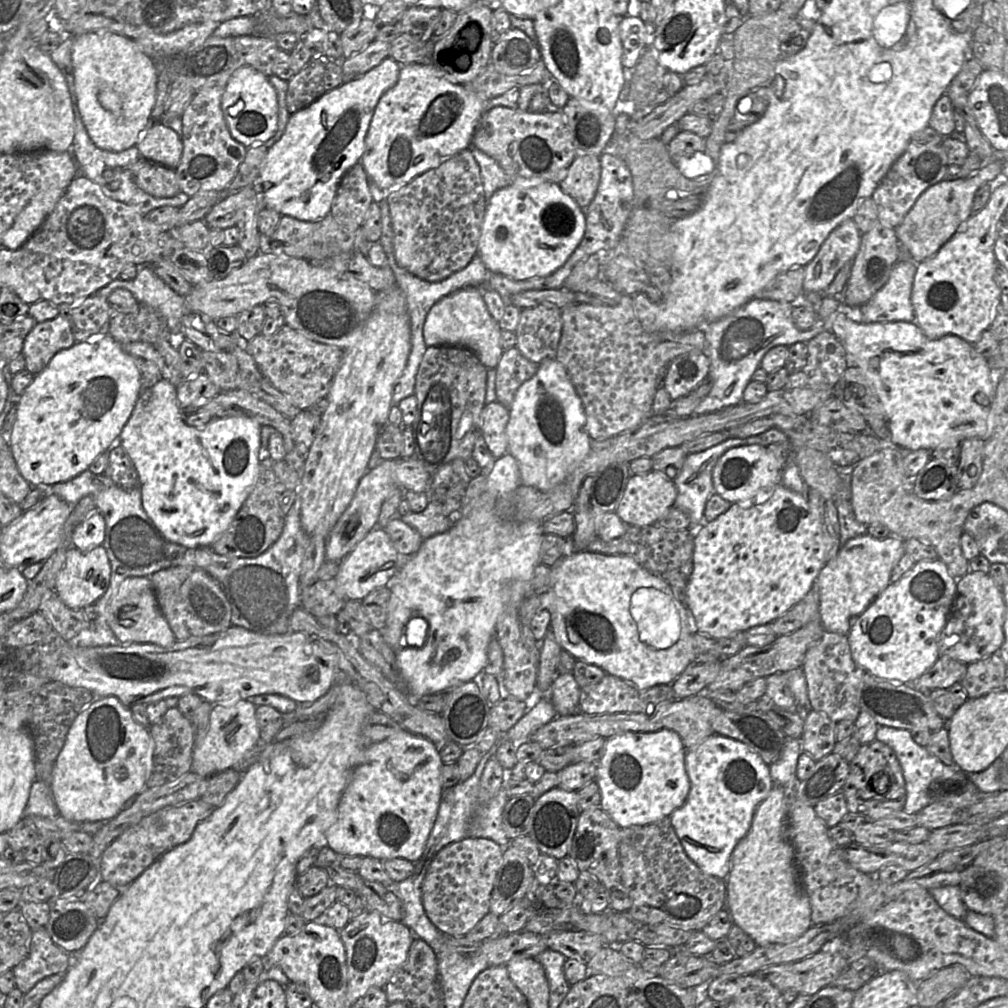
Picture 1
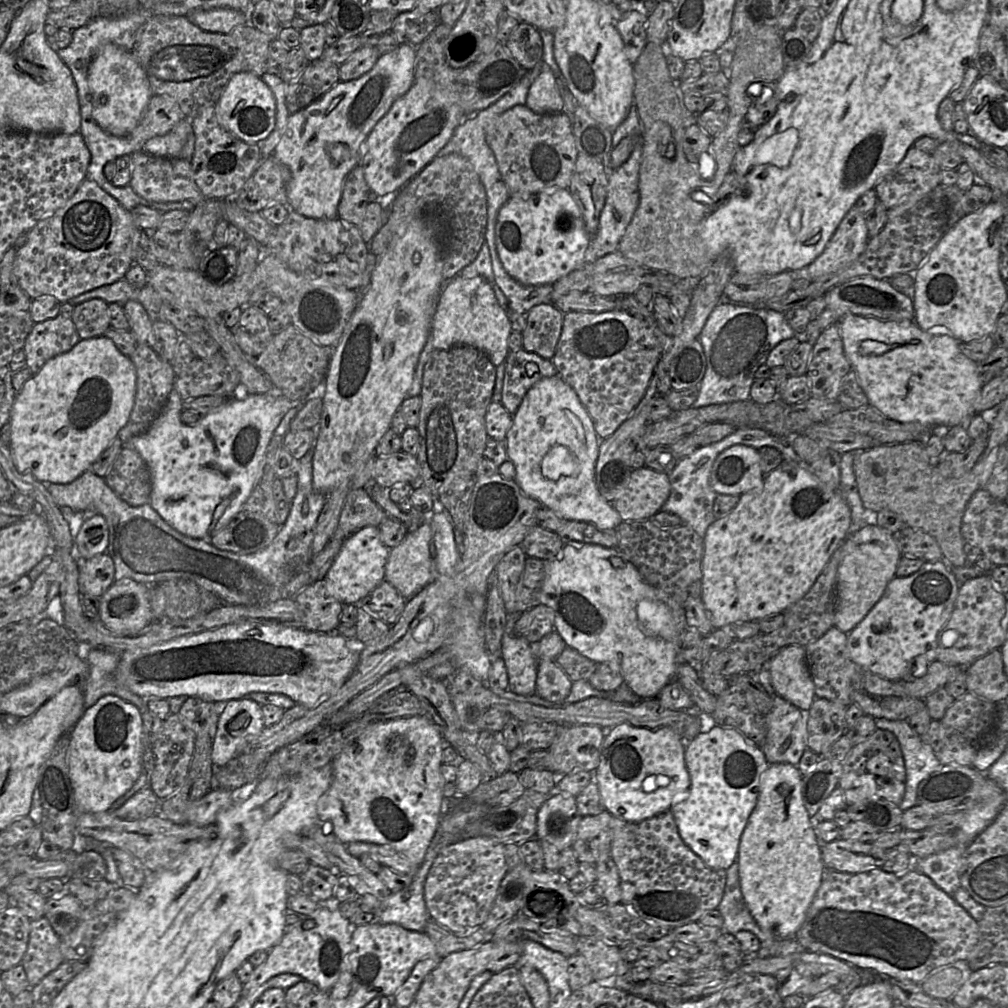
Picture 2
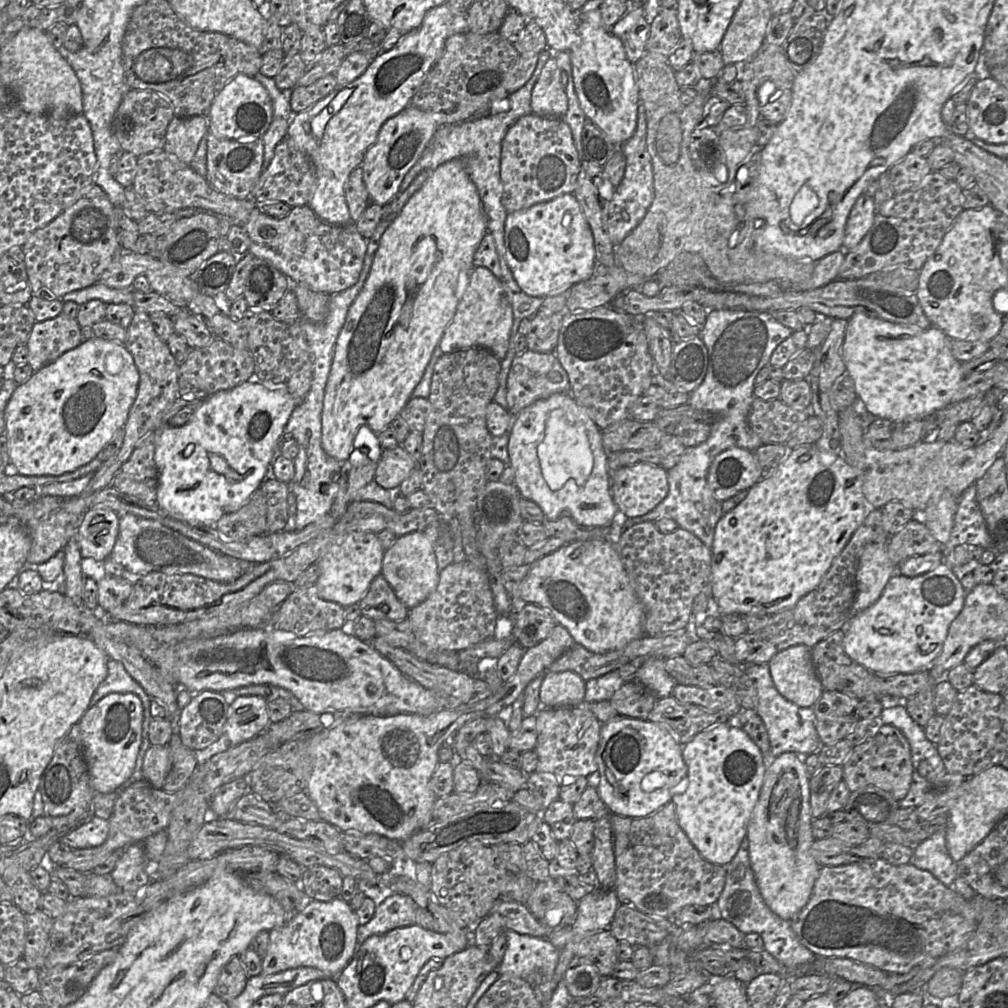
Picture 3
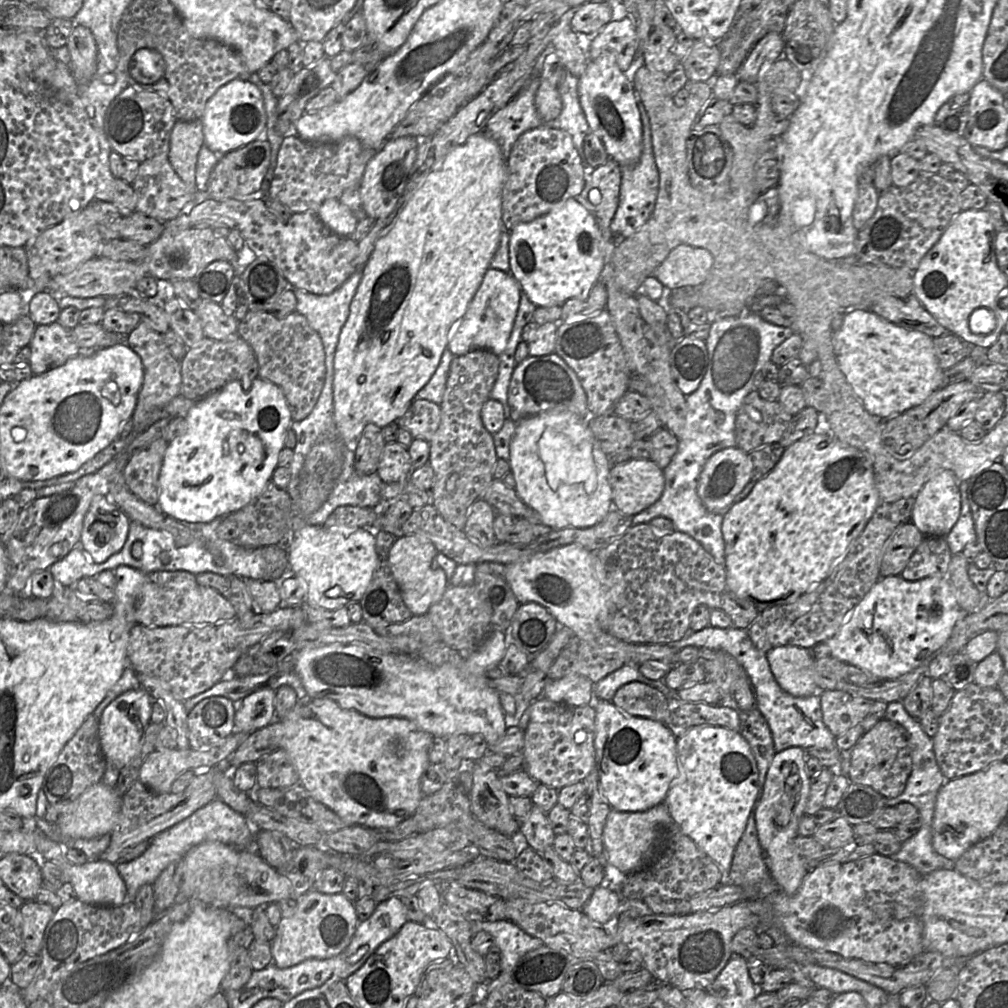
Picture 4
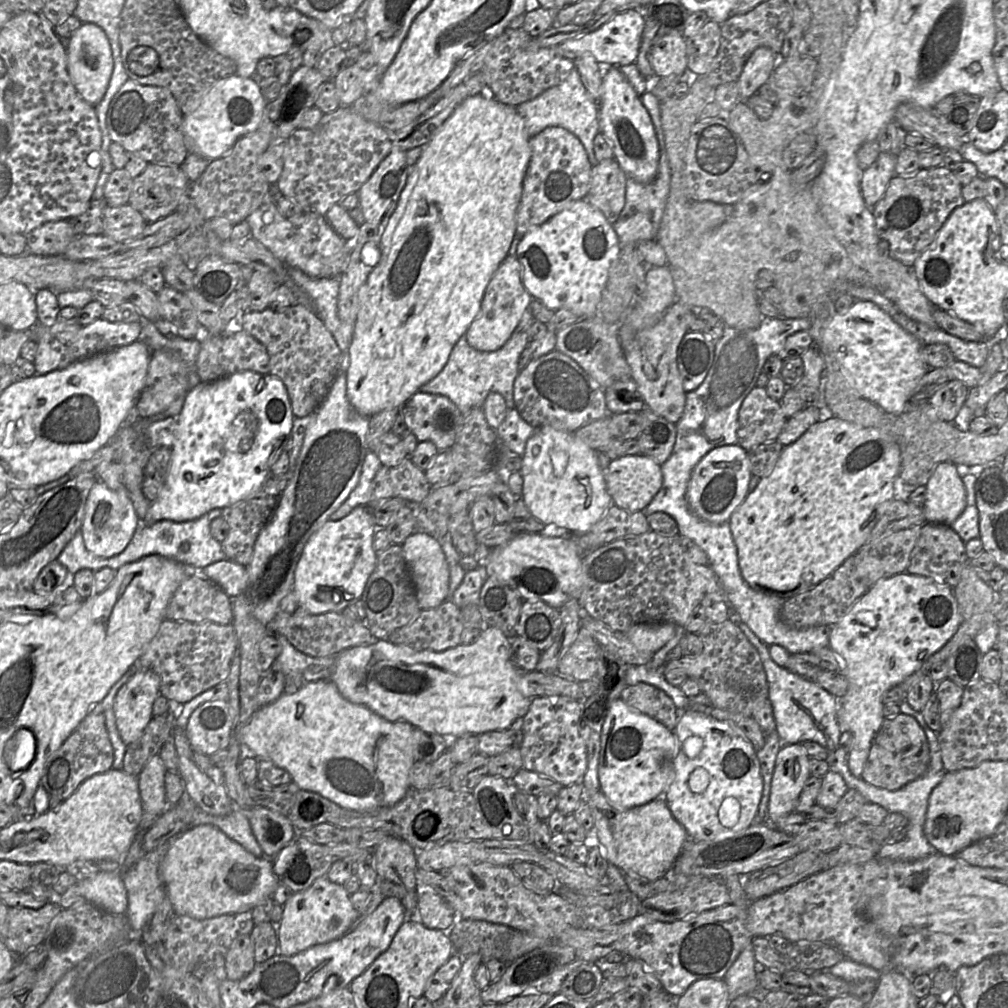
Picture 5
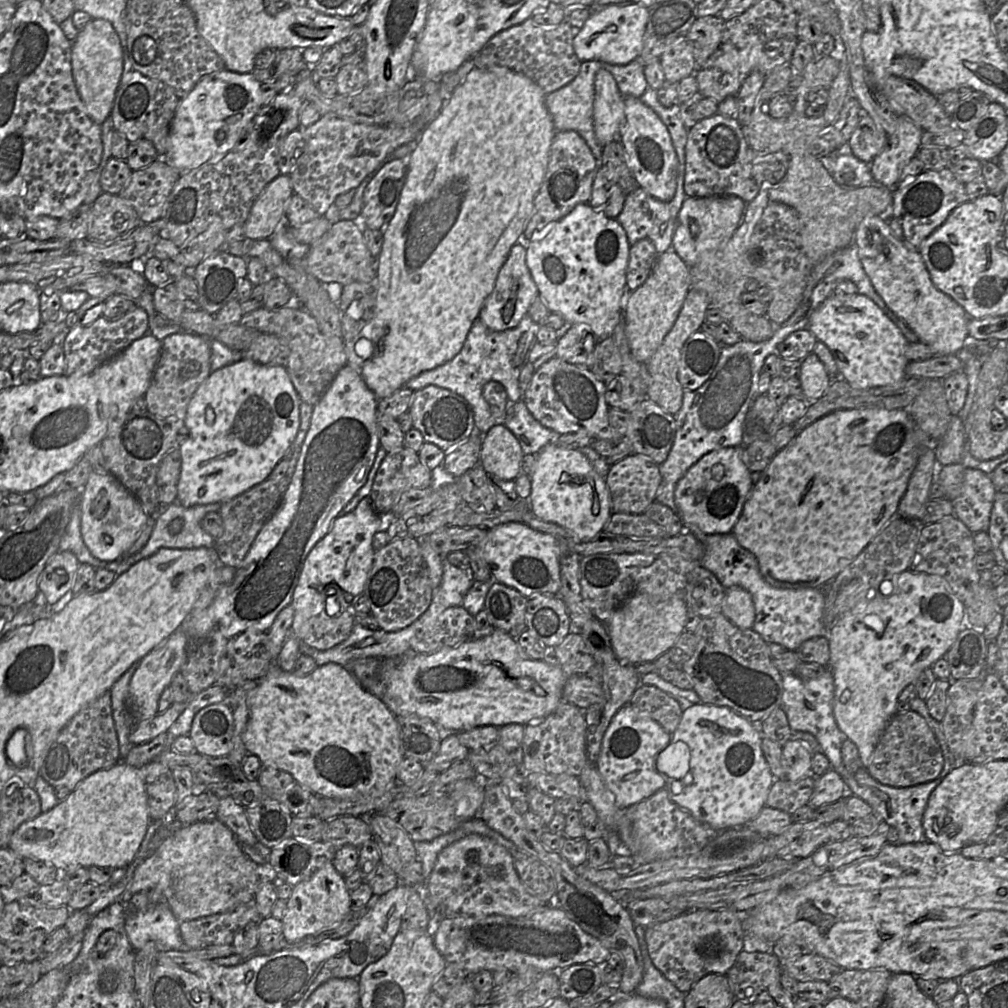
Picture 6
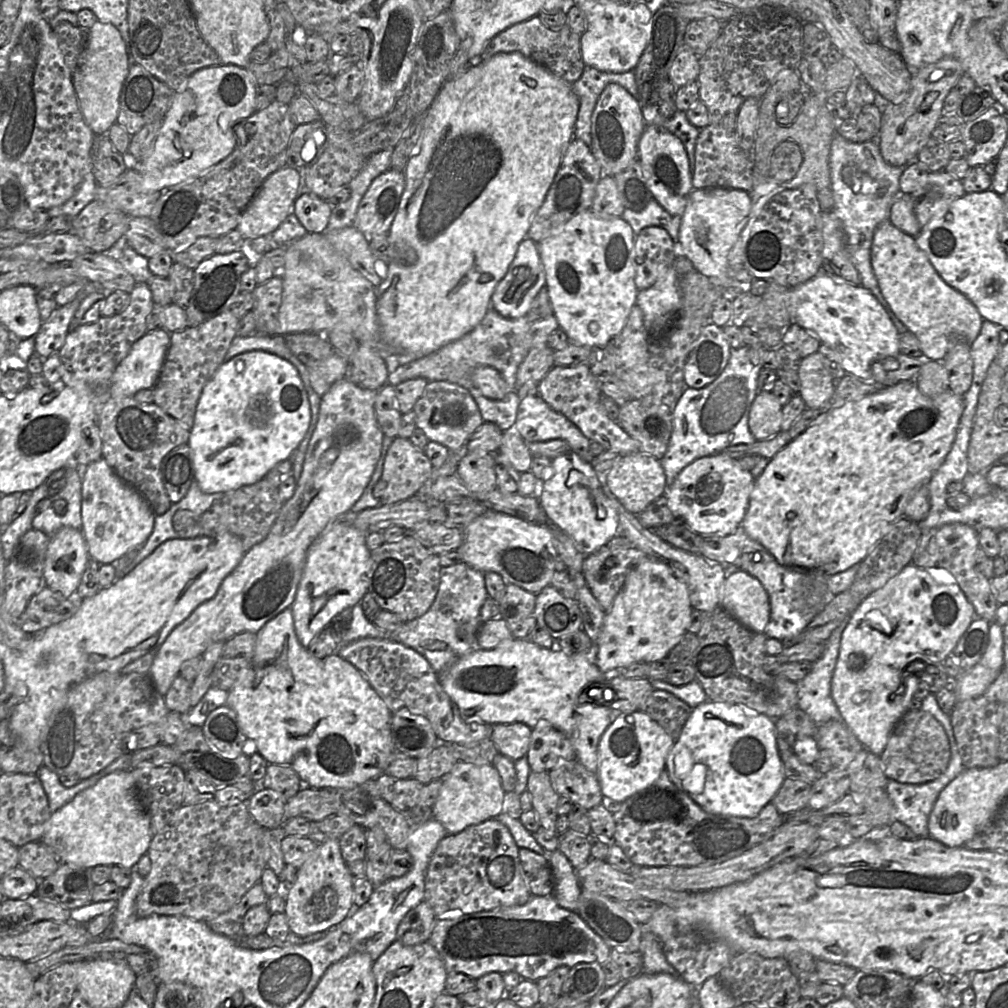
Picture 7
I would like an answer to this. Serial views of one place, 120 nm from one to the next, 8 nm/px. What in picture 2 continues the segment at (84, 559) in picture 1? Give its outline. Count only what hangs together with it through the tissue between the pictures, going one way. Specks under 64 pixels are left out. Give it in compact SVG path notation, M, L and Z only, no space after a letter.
M99 554L83 562L79 560L79 589L81 596L101 595L114 582L115 566L109 554Z

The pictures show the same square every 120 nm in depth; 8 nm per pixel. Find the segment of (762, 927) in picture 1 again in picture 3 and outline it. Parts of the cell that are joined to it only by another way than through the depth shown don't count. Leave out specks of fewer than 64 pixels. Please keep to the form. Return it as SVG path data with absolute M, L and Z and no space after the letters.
M785 752L770 760L747 827L749 858L760 893L768 907L784 920L792 921L808 903L820 875L821 865L812 854L815 840L809 803L809 778L801 756Z

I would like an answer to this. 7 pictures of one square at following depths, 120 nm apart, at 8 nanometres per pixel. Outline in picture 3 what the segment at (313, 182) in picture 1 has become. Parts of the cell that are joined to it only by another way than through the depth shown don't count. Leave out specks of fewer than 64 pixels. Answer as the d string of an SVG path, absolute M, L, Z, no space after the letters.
M445 2L429 10L419 28L407 33L391 50L374 58L367 70L356 80L344 86L337 86L309 109L293 115L286 138L305 153L315 166L317 188L308 205L319 219L329 224L352 223L345 200L345 184L349 175L356 167L361 166L366 151L376 142L383 123L411 104L427 73L442 55L446 40L455 34L465 32L468 32L467 12L453 12Z

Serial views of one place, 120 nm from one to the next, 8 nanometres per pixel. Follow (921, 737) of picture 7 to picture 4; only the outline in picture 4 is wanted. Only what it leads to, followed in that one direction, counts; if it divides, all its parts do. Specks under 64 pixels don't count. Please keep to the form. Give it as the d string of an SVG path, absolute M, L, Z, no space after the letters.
M880 719L851 749L848 778L851 783L872 787L885 798L895 798L905 789L912 772L912 743L909 732L899 723Z

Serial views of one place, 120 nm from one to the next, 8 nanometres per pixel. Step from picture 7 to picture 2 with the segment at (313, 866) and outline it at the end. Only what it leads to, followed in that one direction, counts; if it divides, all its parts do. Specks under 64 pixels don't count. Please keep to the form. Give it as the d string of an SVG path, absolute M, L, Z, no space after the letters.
M333 904L320 905L310 915L301 916L301 920L288 929L286 924L286 933L282 939L269 951L266 961L256 967L250 979L243 984L242 995L283 973L299 975L321 990L329 992L353 950L352 930L350 920L344 918Z

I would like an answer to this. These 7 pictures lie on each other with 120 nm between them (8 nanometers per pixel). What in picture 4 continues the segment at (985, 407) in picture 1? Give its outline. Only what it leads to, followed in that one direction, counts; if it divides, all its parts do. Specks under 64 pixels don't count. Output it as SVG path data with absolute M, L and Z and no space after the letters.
M856 309L848 313L839 331L833 334L833 345L840 368L862 399L865 409L882 419L895 417L921 404L934 391L945 386L945 370L939 364L934 338L922 331L892 323L869 309Z

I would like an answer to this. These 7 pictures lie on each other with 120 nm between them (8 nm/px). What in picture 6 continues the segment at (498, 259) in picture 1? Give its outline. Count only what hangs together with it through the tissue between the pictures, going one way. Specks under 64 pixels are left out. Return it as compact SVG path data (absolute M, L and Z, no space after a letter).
M589 203L578 204L570 213L550 223L547 230L530 240L526 248L526 264L538 294L551 312L562 315L567 321L556 330L558 339L572 326L570 324L586 324L599 340L612 337L621 319L630 247L621 224L607 217L603 211L594 209Z

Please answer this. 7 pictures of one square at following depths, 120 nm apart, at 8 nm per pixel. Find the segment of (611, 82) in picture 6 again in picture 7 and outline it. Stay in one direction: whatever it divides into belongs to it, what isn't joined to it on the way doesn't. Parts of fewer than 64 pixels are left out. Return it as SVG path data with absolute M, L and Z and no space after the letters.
M609 83L600 94L592 113L591 150L602 169L602 176L623 171L636 157L639 139L646 127L642 102L617 83Z

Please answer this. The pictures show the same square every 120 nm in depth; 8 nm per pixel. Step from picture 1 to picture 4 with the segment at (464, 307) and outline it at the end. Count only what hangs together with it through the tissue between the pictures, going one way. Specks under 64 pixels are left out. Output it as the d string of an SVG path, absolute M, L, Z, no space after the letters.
M489 267L465 314L453 329L447 349L455 356L467 354L474 349L490 350L499 356L505 350L514 326L521 289L513 275Z

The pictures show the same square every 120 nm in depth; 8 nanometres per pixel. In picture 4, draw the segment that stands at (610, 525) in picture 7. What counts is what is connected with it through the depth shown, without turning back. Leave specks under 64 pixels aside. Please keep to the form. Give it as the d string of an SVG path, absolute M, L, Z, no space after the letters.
M543 412L516 423L510 443L510 466L518 497L537 512L552 530L566 527L589 528L604 520L613 508L610 460L589 427L589 418L571 412Z

